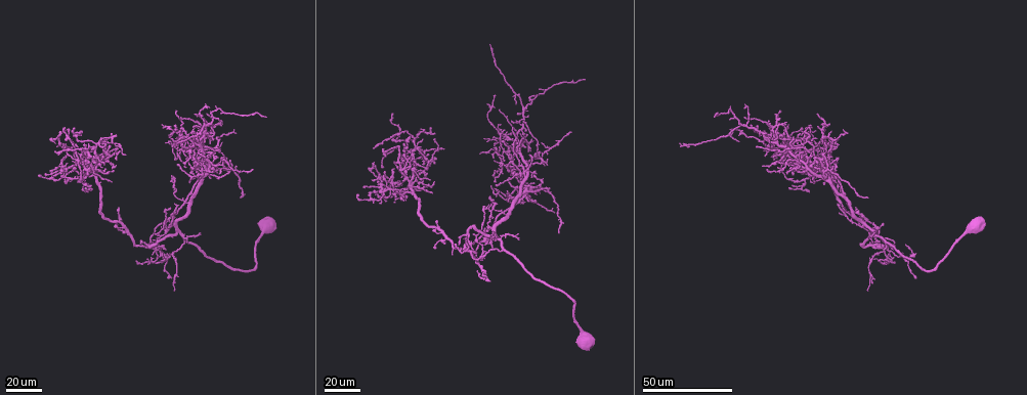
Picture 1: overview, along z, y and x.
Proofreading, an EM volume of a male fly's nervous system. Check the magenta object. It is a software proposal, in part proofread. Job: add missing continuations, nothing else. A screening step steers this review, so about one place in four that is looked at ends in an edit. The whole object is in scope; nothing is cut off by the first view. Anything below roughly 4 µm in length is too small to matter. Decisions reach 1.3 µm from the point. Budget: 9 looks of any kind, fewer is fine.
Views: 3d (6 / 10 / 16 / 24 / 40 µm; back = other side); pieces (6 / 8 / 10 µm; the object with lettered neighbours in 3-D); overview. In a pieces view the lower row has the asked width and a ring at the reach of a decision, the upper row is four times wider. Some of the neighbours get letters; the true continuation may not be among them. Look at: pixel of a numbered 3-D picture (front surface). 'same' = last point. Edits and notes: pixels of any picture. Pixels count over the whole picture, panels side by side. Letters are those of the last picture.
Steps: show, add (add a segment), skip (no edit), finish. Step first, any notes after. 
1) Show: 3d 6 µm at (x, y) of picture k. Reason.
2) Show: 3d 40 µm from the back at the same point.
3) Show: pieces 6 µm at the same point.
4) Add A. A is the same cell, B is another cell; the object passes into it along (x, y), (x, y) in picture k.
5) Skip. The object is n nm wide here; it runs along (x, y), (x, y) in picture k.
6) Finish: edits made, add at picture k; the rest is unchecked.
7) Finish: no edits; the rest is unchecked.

Show: 3d 40 µm at (502, 141) of picture 1. An open end.

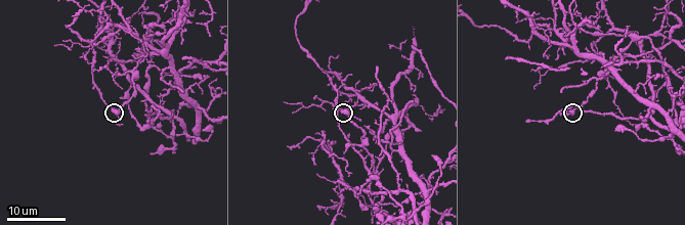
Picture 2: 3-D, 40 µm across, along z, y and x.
Show: pieces 6 µm at (111, 108) of picture 2. What lies round it.

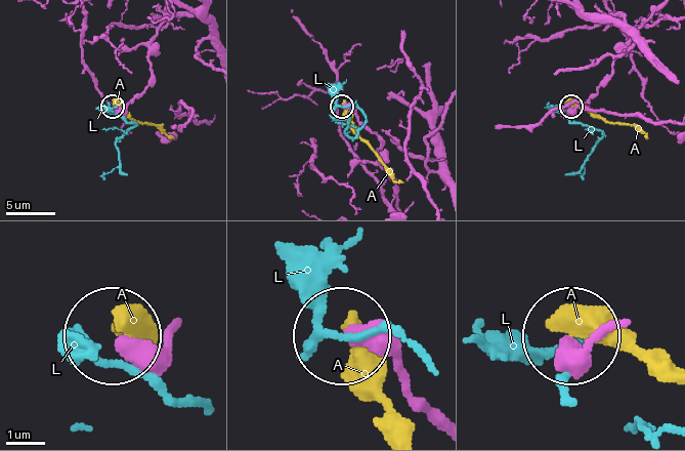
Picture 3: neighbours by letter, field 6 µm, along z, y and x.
Skip. A and L are other cells; no lettered segment goes on from it.

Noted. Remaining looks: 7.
Show: 3d 24 µm at (590, 21) of picture 2. Free end.

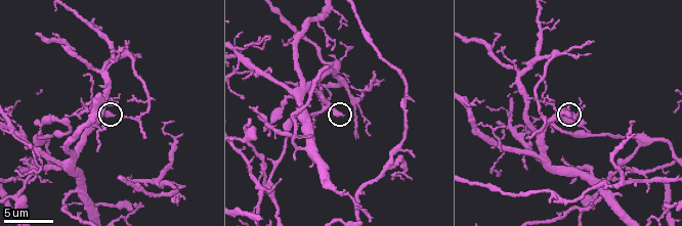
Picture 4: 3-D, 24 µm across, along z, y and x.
Show: pieces 8 µm at (570, 116) of picture 4.

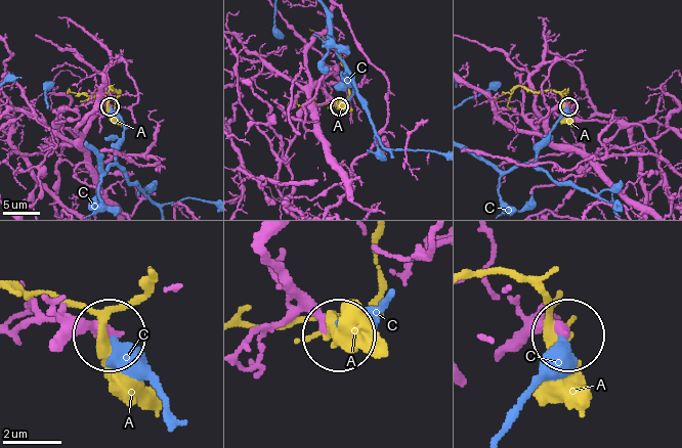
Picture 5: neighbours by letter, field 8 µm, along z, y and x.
Skip. A and C are other cells; it runs along (56, 346), (92, 326), (104, 331) in picture 5; no lettered segment goes on from it.

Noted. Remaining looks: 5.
Show: 3d 40 µm at (103, 164) of picture 1. Tapers out.

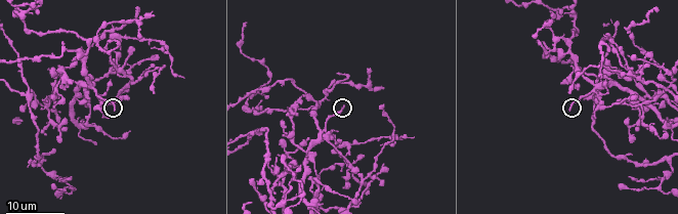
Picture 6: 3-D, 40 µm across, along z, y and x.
Show: pieces 6 µm at (113, 109) of picture 6.

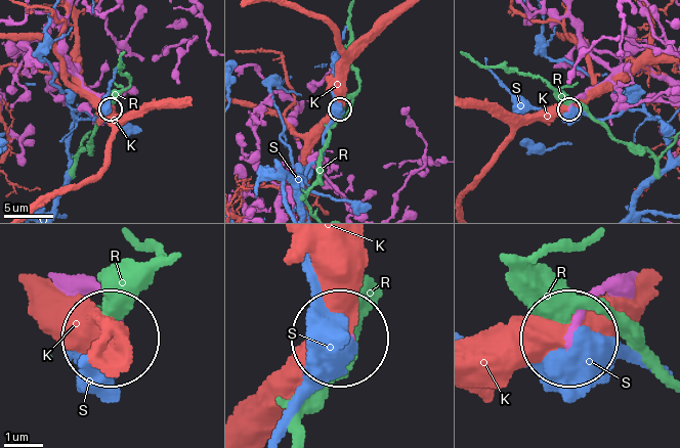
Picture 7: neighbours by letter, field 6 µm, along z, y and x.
Skip. K, R and S are other cells; no lettered segment goes on from it.

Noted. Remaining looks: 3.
Show: 3d 16 µm at (626, 117) of picture 6. An open end.

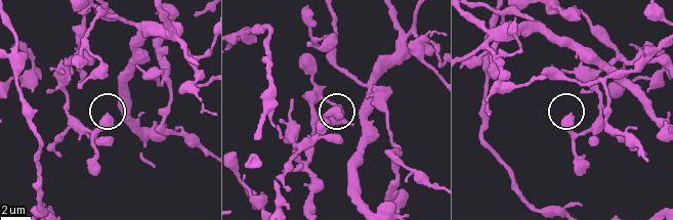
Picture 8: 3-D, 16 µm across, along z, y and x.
Show: pieces 6 µm at (572, 116) of picture 8.

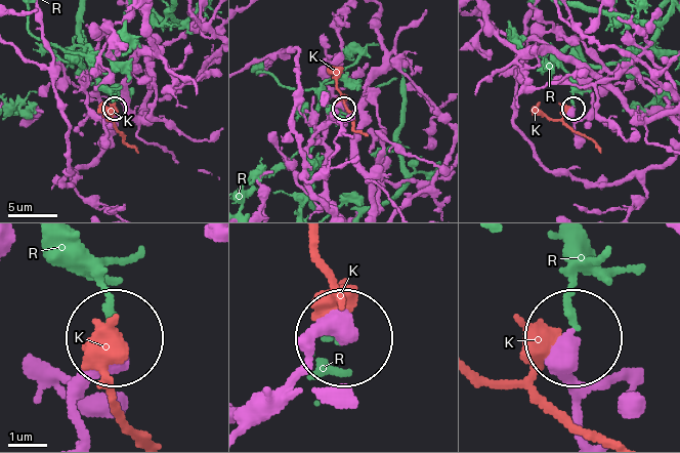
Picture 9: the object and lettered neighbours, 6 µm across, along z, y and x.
Skip. K and R are other cells; no lettered segment goes on from it.

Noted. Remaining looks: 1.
Finish: no edits; the rest is unchecked.

